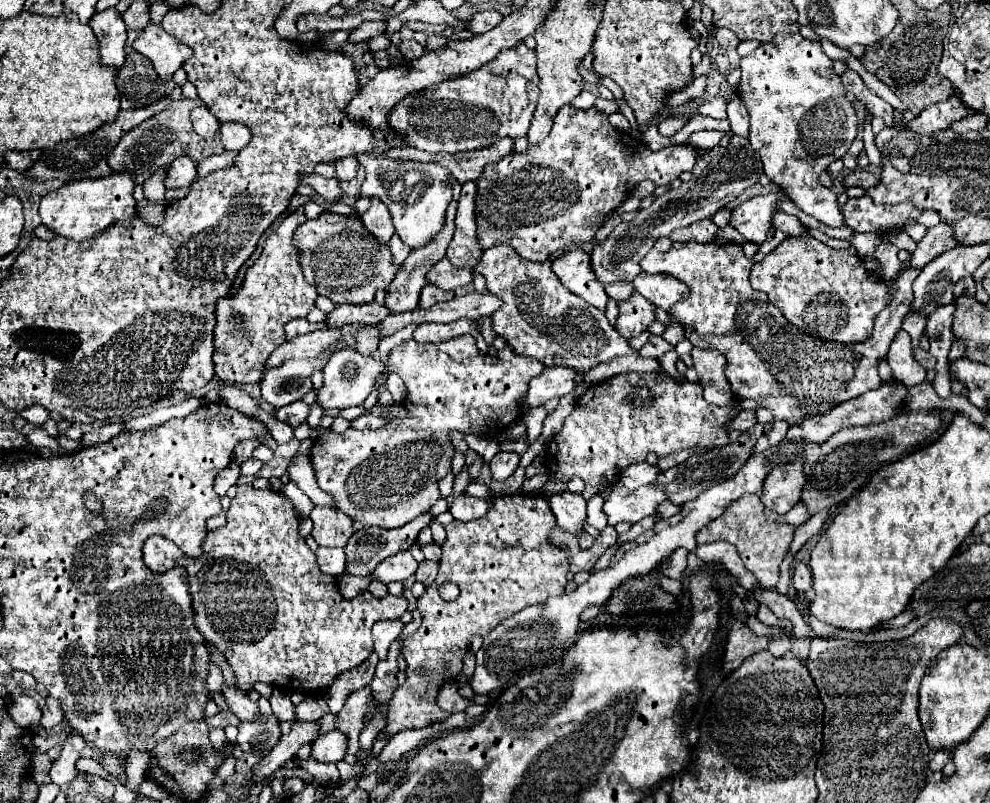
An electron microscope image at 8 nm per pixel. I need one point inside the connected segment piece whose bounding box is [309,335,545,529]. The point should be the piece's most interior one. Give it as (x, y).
(387, 478)

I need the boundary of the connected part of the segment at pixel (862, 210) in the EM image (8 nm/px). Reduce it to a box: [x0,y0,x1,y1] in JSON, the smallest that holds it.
[843,195,921,233]

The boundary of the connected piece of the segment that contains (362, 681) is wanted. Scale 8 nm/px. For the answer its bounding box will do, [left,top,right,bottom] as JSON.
[327,653,379,713]

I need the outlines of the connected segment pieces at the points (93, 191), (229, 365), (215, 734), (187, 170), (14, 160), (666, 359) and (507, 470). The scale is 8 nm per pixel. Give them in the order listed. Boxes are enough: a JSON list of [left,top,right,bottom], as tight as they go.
[[39,173,135,241],[215,207,317,383],[209,729,227,751],[165,155,197,189],[5,151,41,171],[659,351,683,379],[489,451,519,481]]

